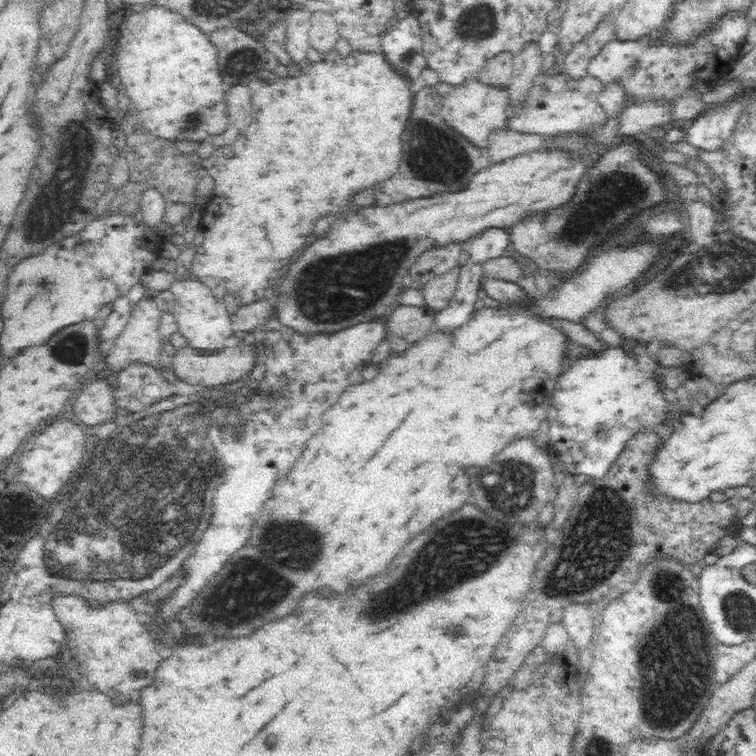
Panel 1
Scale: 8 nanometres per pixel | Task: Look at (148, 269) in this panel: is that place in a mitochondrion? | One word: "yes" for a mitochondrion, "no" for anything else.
no

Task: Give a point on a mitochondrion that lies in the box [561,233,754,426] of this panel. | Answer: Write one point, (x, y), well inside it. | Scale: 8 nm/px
(712, 261)

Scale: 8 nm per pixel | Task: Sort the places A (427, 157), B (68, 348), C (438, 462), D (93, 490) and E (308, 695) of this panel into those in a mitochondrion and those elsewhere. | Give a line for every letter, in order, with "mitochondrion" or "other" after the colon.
A: mitochondrion
B: mitochondrion
C: other
D: mitochondrion
E: other

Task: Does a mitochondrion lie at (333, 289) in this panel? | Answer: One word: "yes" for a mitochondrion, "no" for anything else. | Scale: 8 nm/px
yes

